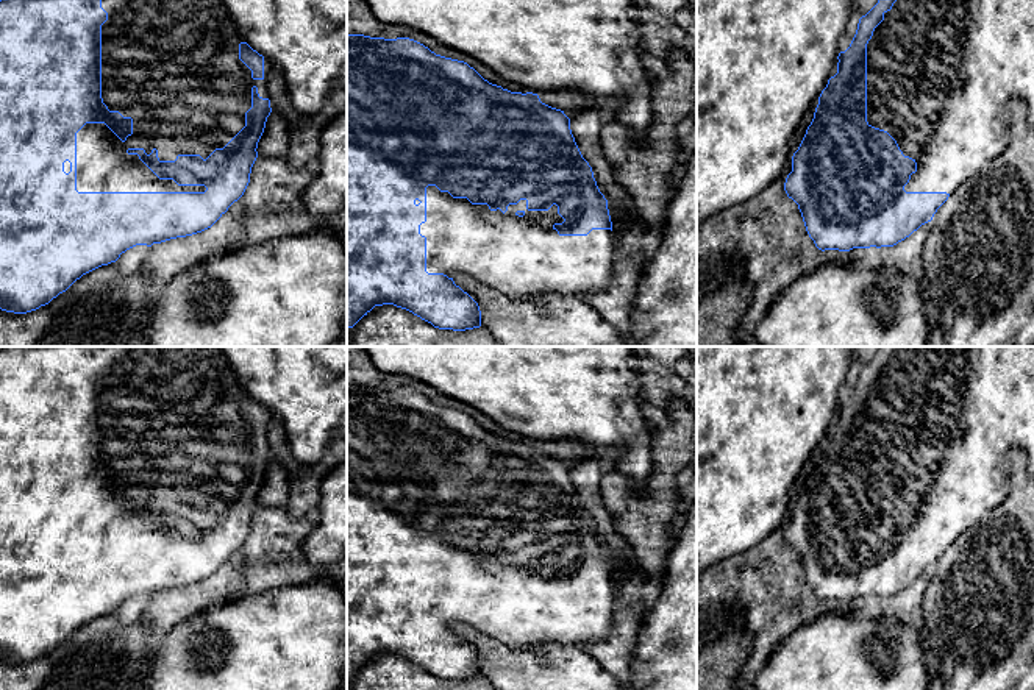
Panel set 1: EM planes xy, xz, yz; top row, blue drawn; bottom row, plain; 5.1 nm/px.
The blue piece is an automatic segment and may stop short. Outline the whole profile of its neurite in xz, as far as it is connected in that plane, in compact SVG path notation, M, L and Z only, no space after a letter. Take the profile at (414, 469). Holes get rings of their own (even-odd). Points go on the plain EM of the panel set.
M347 384L347 678L353 678L375 656L383 654L406 659L439 679L480 678L480 656L455 634L455 623L470 626L512 648L544 643L587 648L609 635L614 610L615 587L608 550L575 492L564 461L542 453L537 443L511 442L492 434L467 412L436 404L414 389Z

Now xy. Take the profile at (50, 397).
M6 347L0 350L0 659L27 663L48 654L83 624L111 612L136 596L186 587L211 578L237 551L248 532L258 507L258 492L272 462L267 428L272 412L253 400L241 386L220 347Z

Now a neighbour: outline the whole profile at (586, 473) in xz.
M589 451L570 467L570 479L583 507L592 517L594 528L608 554L617 560L631 562L636 560L636 556L625 537L615 531L612 518L601 500L600 482L606 464L601 453Z

